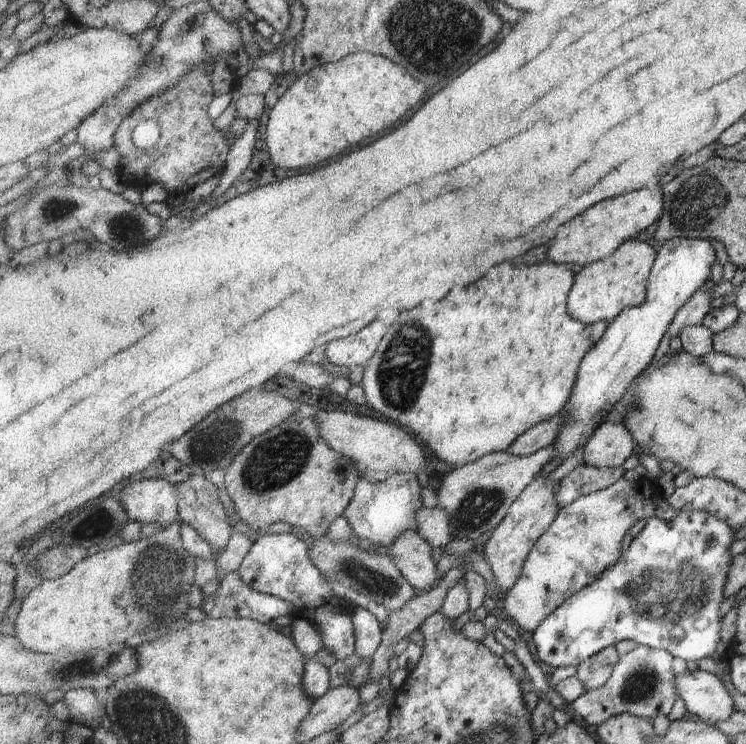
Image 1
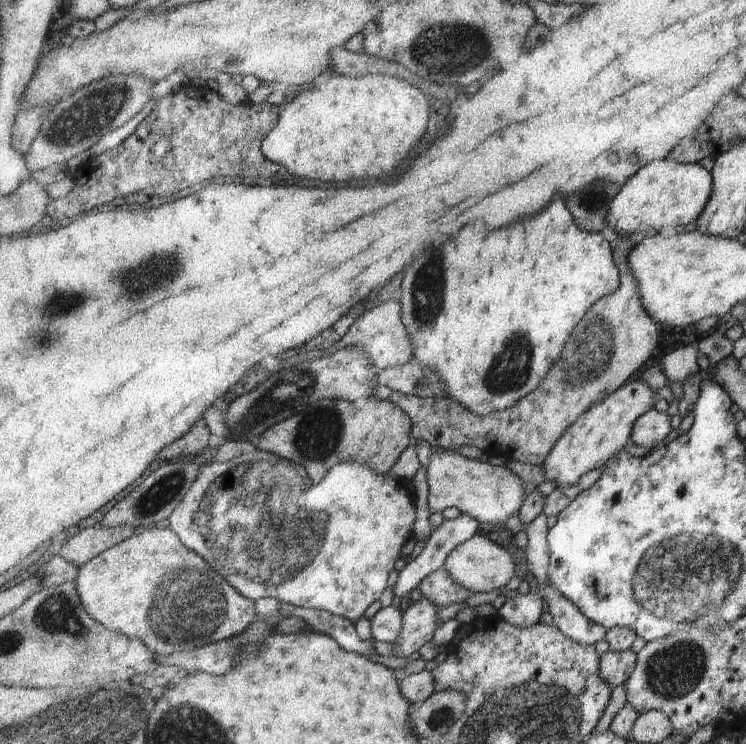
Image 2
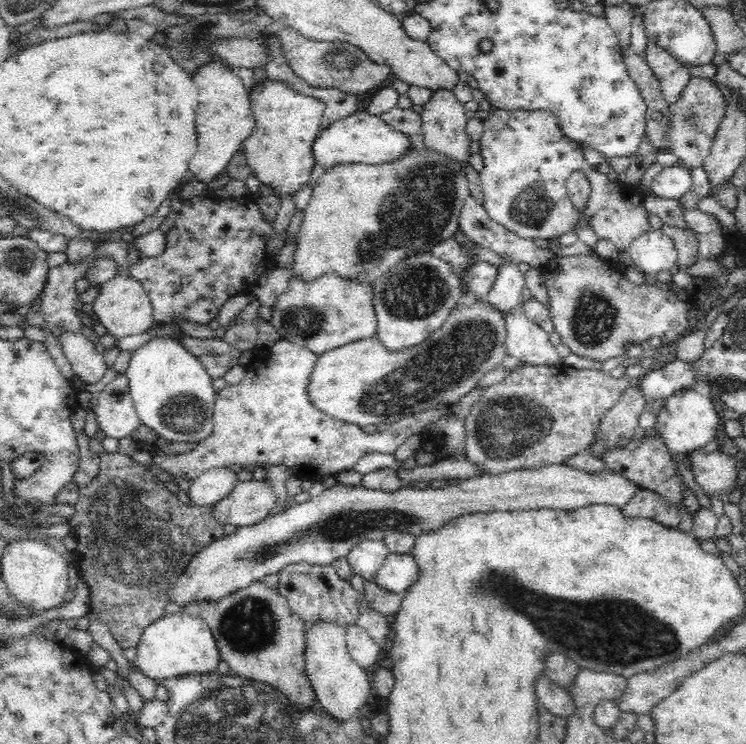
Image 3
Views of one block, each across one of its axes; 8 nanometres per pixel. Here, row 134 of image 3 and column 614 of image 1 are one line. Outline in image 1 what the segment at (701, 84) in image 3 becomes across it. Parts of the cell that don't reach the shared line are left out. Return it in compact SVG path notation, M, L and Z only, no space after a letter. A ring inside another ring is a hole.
M639 645L631 652L620 656L605 686L583 693L571 703L572 709L588 726L596 727L611 717L622 714L632 714L650 721L658 716L669 716L677 700L673 657L666 650Z

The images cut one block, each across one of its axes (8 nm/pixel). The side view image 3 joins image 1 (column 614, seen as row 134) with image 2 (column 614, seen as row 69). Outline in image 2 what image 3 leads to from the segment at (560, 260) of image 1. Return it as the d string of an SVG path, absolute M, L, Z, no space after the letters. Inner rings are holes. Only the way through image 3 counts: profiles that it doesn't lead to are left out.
M673 159L655 160L641 168L615 198L609 218L608 234L630 236L637 232L674 232L697 220L712 194L711 172L698 163L678 163Z

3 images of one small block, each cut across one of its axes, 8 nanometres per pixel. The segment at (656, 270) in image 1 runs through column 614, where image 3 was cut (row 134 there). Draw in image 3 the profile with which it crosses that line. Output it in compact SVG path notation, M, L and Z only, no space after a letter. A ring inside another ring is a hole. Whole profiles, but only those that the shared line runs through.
M364 110L334 122L328 130L321 130L314 142L314 157L325 170L338 165L380 166L408 156L412 146L410 135L394 130L383 118Z

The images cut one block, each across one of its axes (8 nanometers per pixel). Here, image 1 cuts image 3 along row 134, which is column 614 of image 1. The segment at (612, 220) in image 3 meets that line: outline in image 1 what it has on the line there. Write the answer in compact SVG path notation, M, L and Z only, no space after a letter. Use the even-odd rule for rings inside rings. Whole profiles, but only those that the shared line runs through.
M621 477L613 486L578 498L573 504L562 508L549 530L537 541L524 564L523 574L515 587L504 598L507 617L517 623L523 631L534 633L548 616L579 591L596 583L600 576L620 562L623 555L623 540L627 532L639 520L657 517L671 522L677 516L676 508L663 498L663 490L650 478L629 480Z

